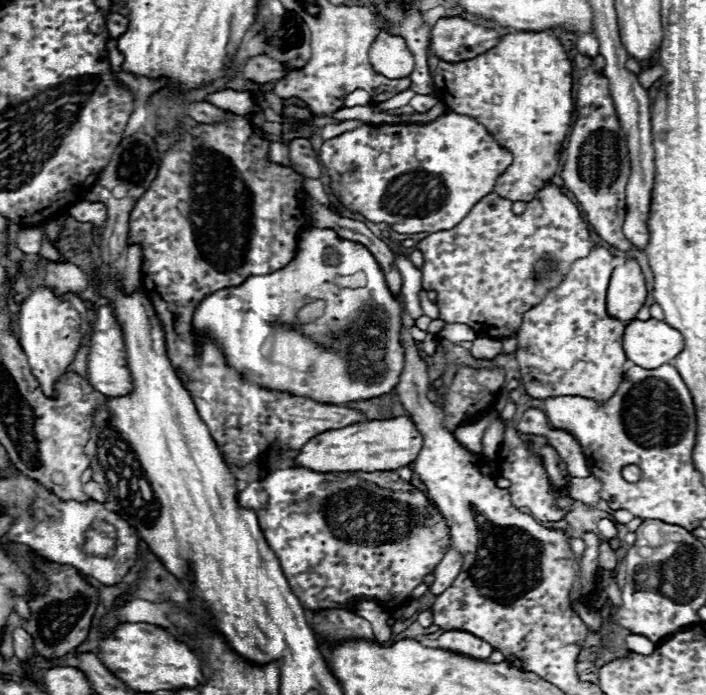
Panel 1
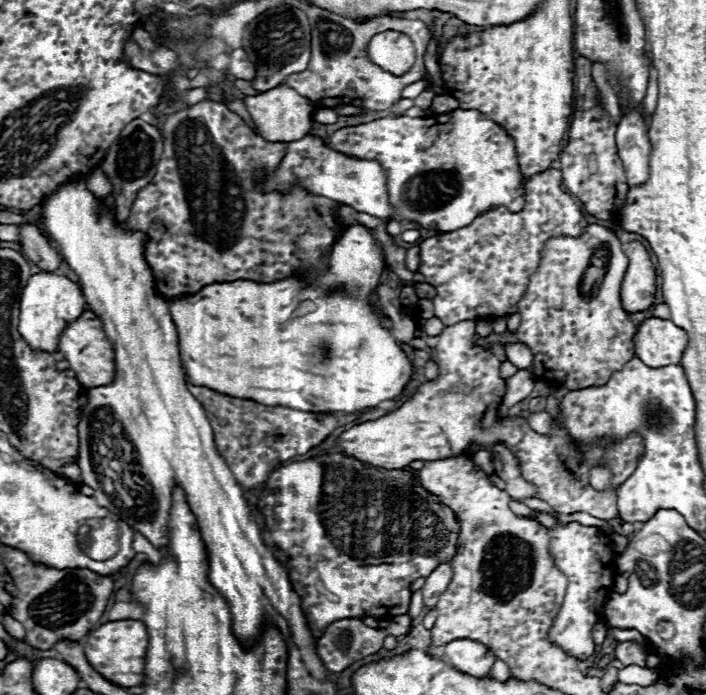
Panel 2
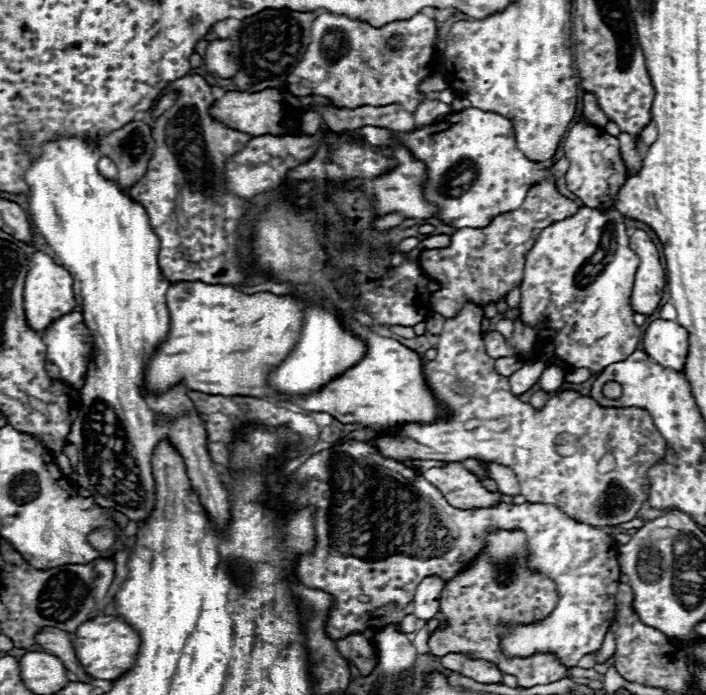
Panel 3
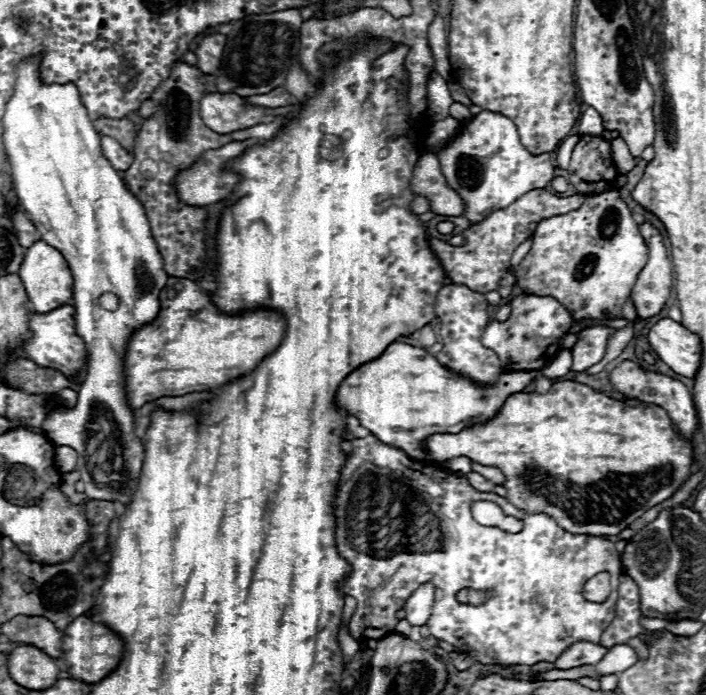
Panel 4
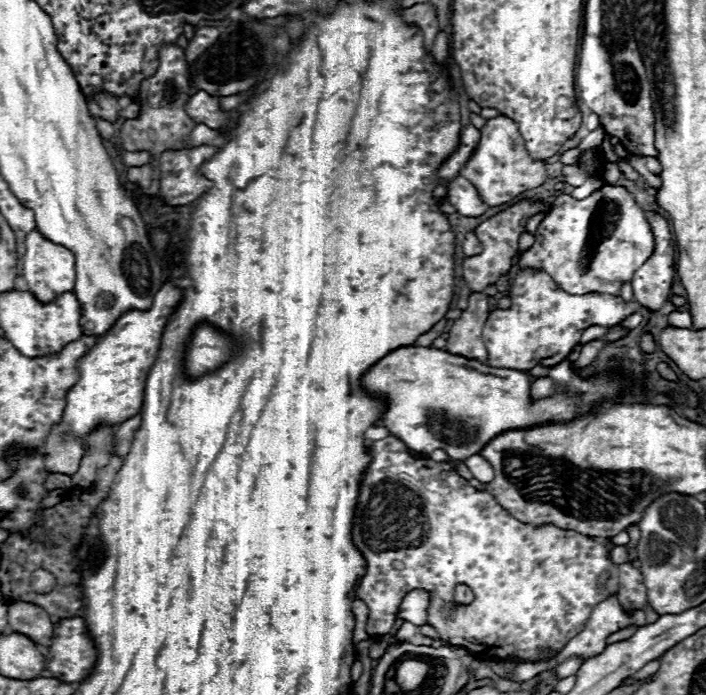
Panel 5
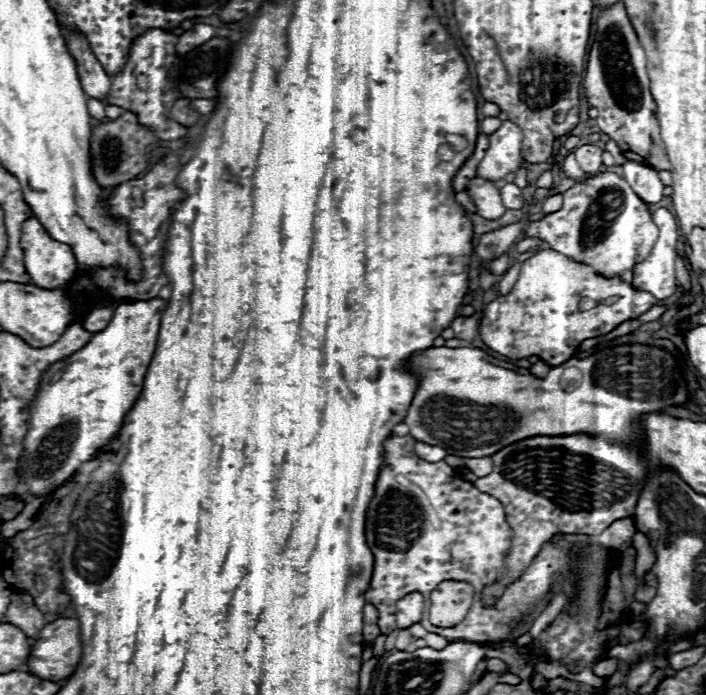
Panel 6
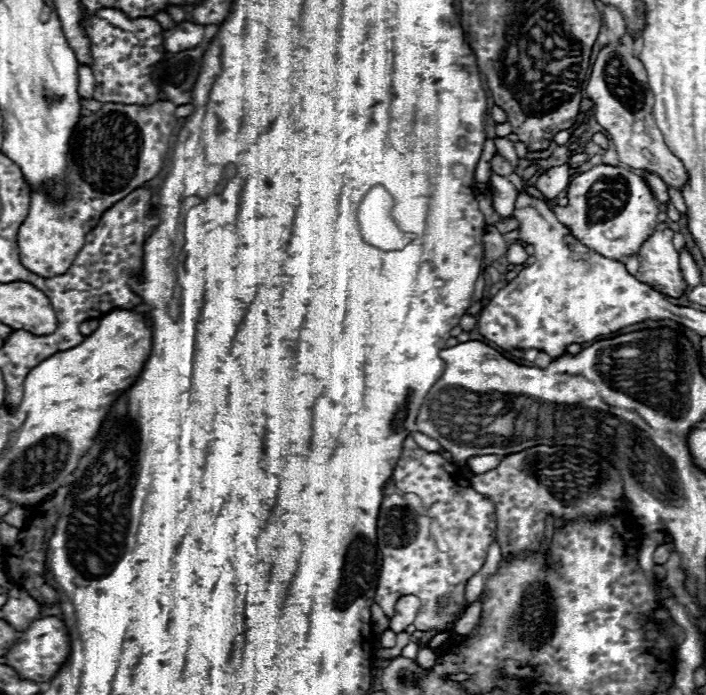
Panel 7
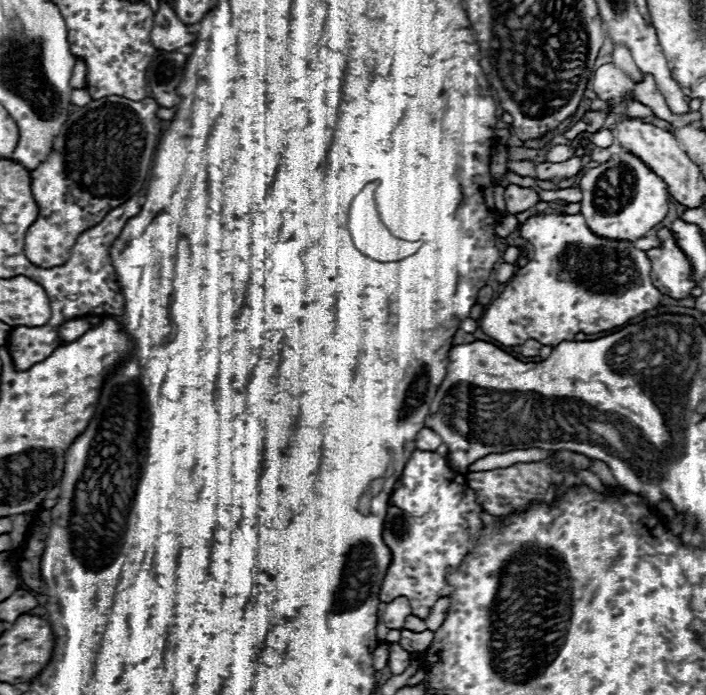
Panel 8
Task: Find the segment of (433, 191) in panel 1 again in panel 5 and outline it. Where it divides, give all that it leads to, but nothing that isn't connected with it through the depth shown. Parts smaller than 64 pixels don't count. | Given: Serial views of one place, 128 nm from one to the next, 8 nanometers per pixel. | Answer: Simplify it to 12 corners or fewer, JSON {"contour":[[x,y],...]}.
{"contour":[[486,120],[460,170],[490,208],[548,180],[516,122]]}

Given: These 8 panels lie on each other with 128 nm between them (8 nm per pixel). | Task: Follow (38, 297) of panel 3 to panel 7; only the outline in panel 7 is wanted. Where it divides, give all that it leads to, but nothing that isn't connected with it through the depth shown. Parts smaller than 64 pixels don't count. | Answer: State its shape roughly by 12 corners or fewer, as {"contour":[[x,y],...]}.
{"contour":[[172,102],[82,116],[68,198],[32,192],[20,262],[64,274],[84,236],[166,164]]}

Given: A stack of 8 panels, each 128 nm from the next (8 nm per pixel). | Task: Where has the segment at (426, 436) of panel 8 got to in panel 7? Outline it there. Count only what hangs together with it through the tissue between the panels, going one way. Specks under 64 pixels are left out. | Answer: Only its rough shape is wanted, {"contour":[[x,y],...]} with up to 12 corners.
{"contour":[[414,432],[416,444],[426,452],[440,452],[434,440]]}

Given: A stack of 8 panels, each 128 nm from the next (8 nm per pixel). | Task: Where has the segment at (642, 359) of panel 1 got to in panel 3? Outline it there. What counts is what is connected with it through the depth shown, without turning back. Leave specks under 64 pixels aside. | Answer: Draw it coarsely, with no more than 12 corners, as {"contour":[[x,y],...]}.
{"contour":[[654,320],[642,346],[656,364],[682,370],[688,332]]}

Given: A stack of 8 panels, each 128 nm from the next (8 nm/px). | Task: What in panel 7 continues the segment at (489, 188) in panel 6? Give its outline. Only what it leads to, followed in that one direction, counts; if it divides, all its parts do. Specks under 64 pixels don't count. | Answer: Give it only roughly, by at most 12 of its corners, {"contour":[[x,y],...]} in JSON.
{"contour":[[492,174],[490,198],[494,212],[512,216],[516,188],[506,178]]}

